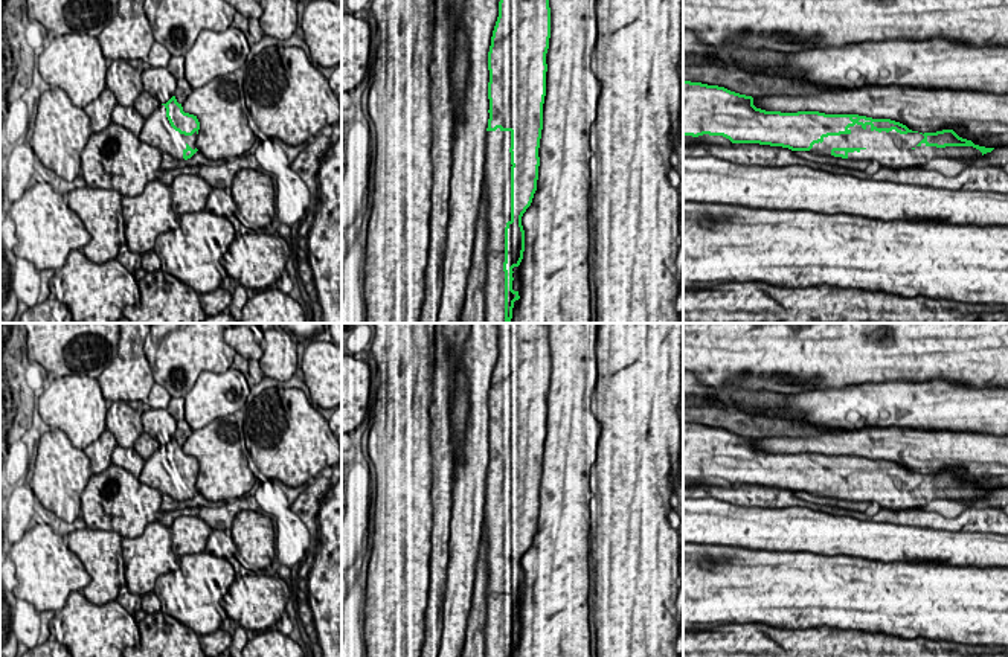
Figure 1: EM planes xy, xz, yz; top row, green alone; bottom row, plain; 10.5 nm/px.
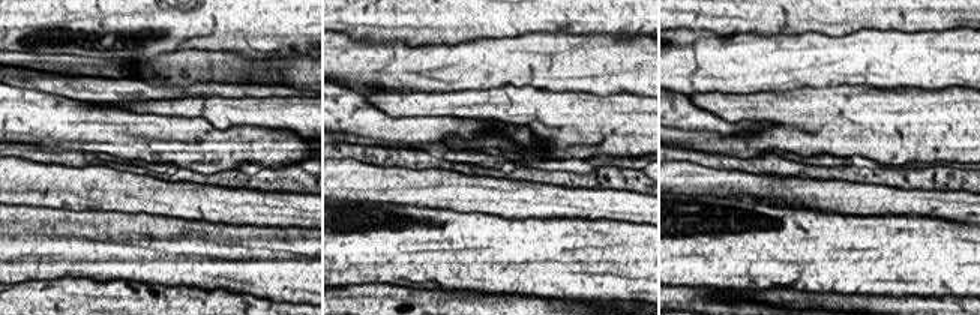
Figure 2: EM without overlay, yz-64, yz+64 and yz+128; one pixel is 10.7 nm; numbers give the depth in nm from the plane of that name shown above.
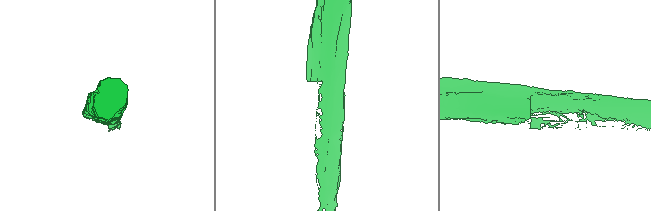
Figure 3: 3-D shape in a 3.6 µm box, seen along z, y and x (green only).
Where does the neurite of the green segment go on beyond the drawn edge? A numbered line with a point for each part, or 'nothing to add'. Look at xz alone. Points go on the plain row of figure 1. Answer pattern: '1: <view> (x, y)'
1: xz (497, 500)

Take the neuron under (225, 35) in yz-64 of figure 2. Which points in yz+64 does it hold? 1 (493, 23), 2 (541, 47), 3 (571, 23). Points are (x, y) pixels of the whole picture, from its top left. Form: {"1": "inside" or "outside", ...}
{"1": "inside", "2": "outside", "3": "inside"}

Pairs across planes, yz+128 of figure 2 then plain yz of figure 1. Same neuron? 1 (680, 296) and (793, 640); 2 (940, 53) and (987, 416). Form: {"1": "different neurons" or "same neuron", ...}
{"1": "same neuron", "2": "same neuron"}

